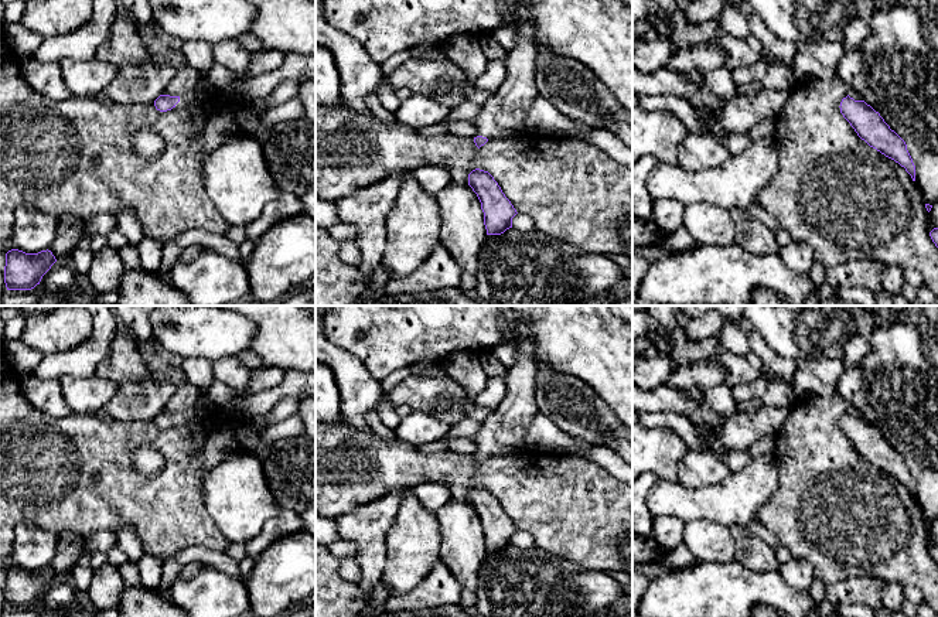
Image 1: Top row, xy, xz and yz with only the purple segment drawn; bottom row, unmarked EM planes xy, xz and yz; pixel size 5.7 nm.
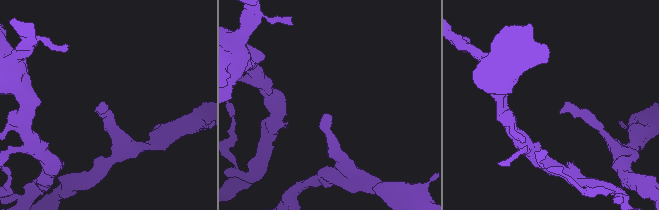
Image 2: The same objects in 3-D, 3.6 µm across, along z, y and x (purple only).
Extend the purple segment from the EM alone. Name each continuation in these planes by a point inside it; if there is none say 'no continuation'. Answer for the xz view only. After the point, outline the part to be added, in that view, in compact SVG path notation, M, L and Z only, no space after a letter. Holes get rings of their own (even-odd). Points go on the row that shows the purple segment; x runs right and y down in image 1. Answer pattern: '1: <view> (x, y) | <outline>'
1: xz (502, 116) | M519 8L519 24L515 28L515 47L506 52L506 74L502 85L485 100L475 122L480 136L502 140L521 139L532 132L525 125L538 89L535 83L536 50L535 27L529 8Z

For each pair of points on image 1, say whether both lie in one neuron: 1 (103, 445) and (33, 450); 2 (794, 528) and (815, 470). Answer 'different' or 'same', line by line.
1: same
2: same

